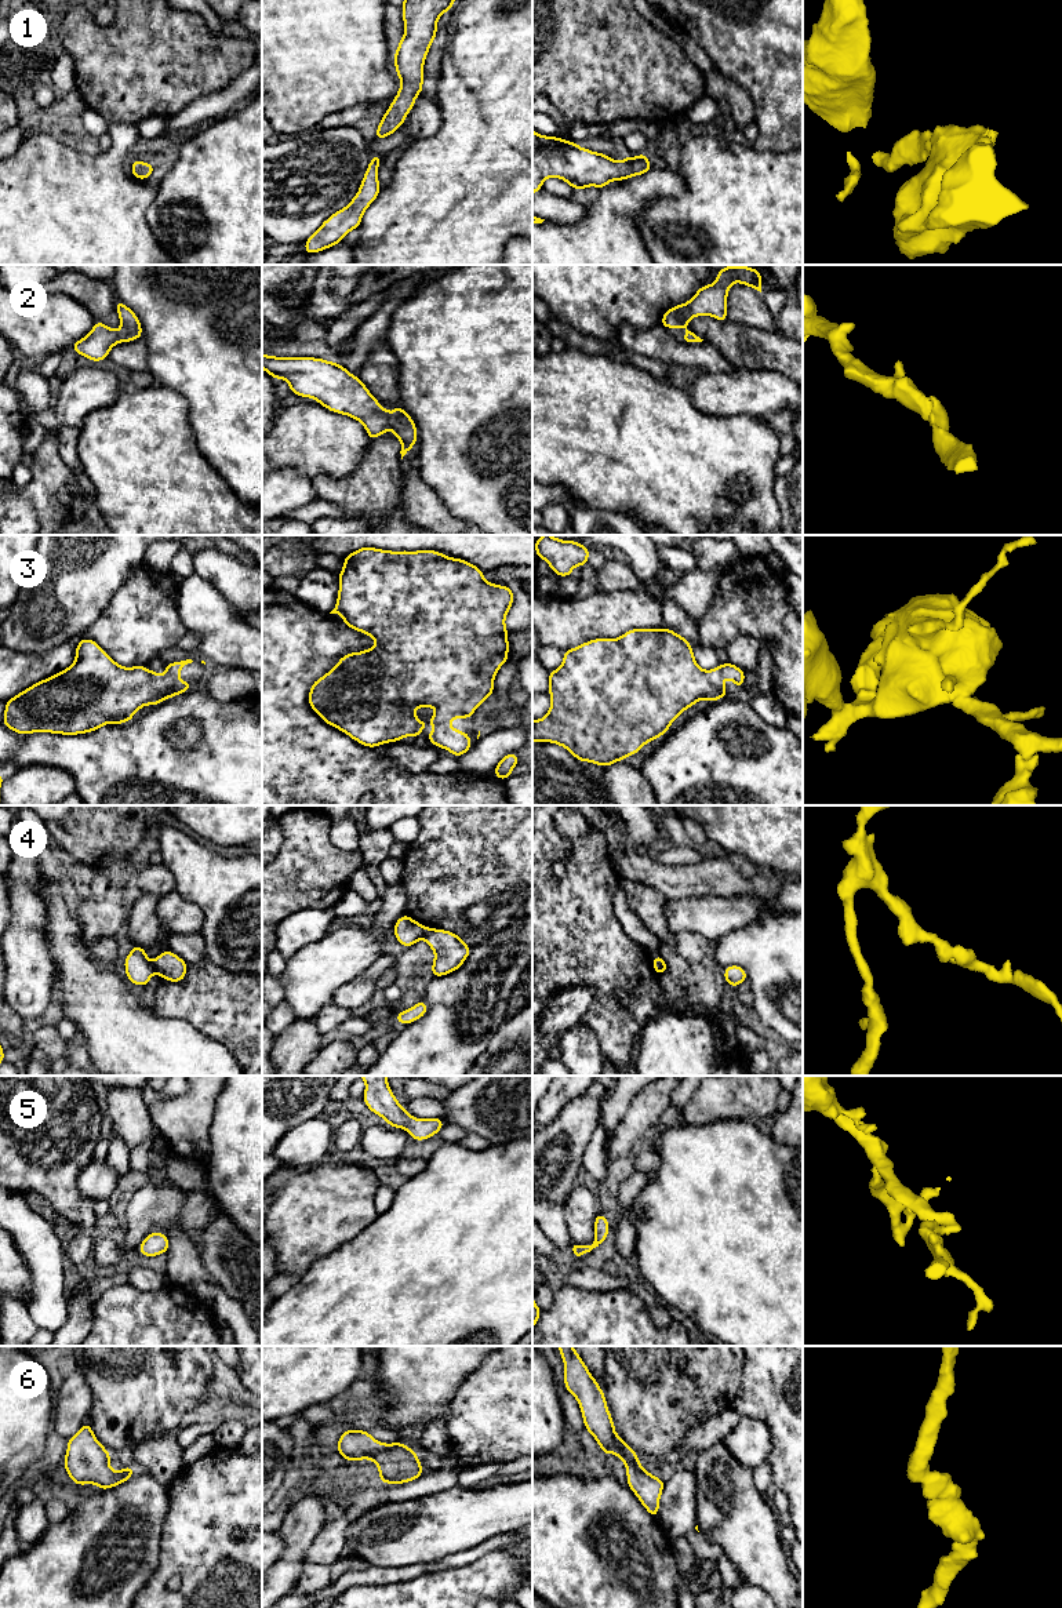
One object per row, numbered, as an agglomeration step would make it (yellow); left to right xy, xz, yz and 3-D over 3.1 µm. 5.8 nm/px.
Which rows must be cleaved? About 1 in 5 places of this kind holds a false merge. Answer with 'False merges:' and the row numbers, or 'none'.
False merges: 4

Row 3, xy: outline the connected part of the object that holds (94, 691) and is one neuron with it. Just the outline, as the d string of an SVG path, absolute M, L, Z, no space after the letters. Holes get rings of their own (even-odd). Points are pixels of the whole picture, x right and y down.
M81 639L76 647L74 662L65 670L23 690L6 702L3 724L19 735L51 732L79 735L99 730L105 724L123 724L143 706L156 706L192 688L179 680L179 672L192 659L167 663L166 676L146 666L124 667L114 662L97 641Z

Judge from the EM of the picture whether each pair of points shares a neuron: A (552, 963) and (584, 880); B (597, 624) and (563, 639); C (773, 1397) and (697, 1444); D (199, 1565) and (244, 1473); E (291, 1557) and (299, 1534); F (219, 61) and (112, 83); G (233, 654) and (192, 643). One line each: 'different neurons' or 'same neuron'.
A: same neuron
B: same neuron
C: different neurons
D: same neuron
E: same neuron
F: same neuron
G: different neurons

